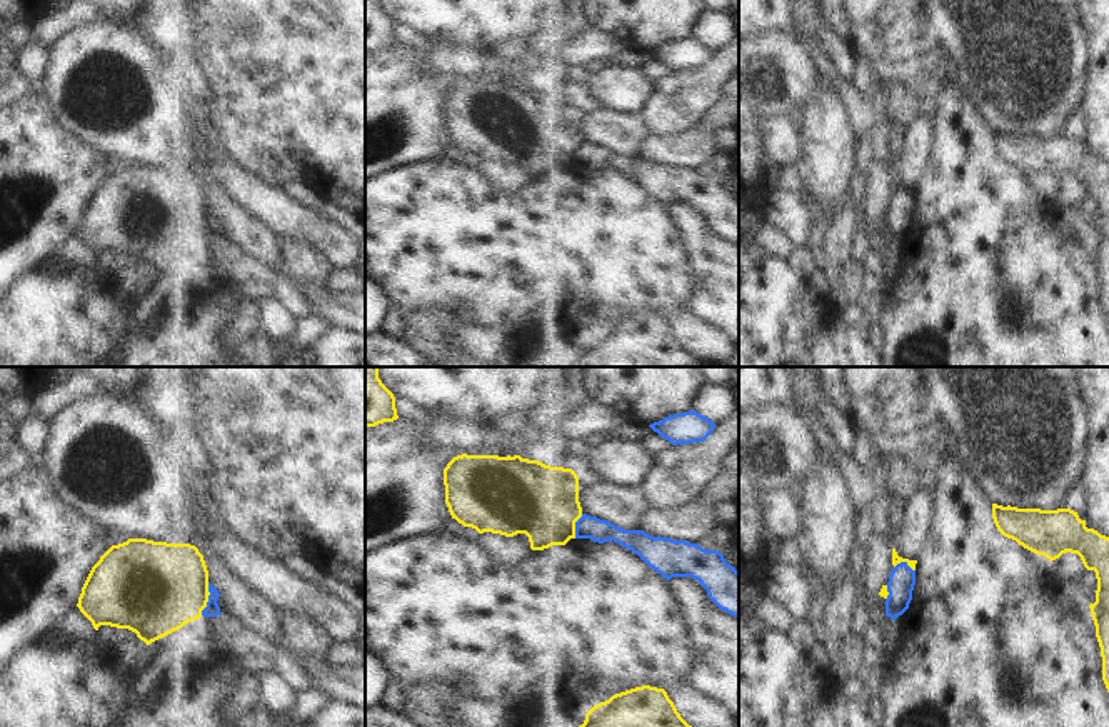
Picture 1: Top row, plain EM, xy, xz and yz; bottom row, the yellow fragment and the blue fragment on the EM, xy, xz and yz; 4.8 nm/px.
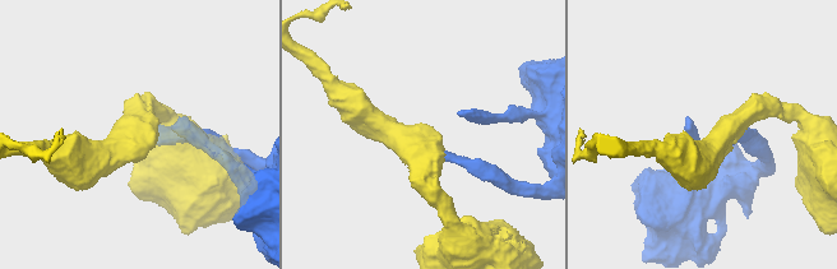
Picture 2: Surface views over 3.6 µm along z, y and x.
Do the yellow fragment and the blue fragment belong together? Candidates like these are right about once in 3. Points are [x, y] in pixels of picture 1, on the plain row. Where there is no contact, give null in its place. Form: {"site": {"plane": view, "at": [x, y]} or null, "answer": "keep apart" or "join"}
{"site": {"plane": "xy", "at": [207, 225]}, "answer": "keep apart"}

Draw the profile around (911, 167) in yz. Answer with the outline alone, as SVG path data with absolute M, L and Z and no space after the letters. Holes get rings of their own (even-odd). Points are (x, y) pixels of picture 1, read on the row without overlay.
M936 112L916 115L906 127L906 147L892 167L899 183L917 187L926 177L936 140Z

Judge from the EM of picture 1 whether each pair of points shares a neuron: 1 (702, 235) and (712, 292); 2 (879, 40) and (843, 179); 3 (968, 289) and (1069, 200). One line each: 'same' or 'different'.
1: same
2: different
3: different

